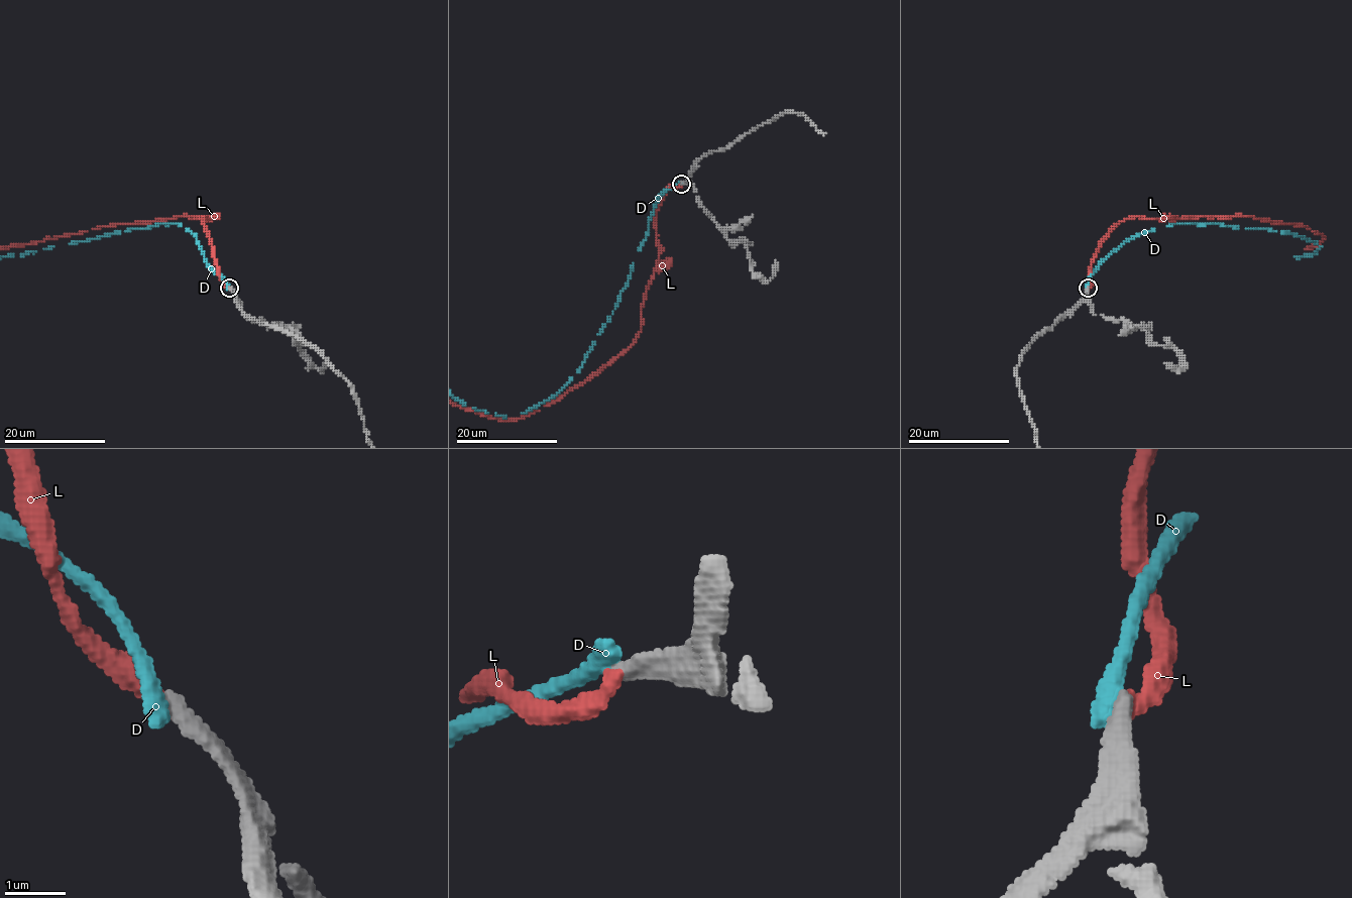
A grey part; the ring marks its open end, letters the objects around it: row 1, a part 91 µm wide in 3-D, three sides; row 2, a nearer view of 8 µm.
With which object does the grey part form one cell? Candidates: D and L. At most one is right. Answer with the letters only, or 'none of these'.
L

